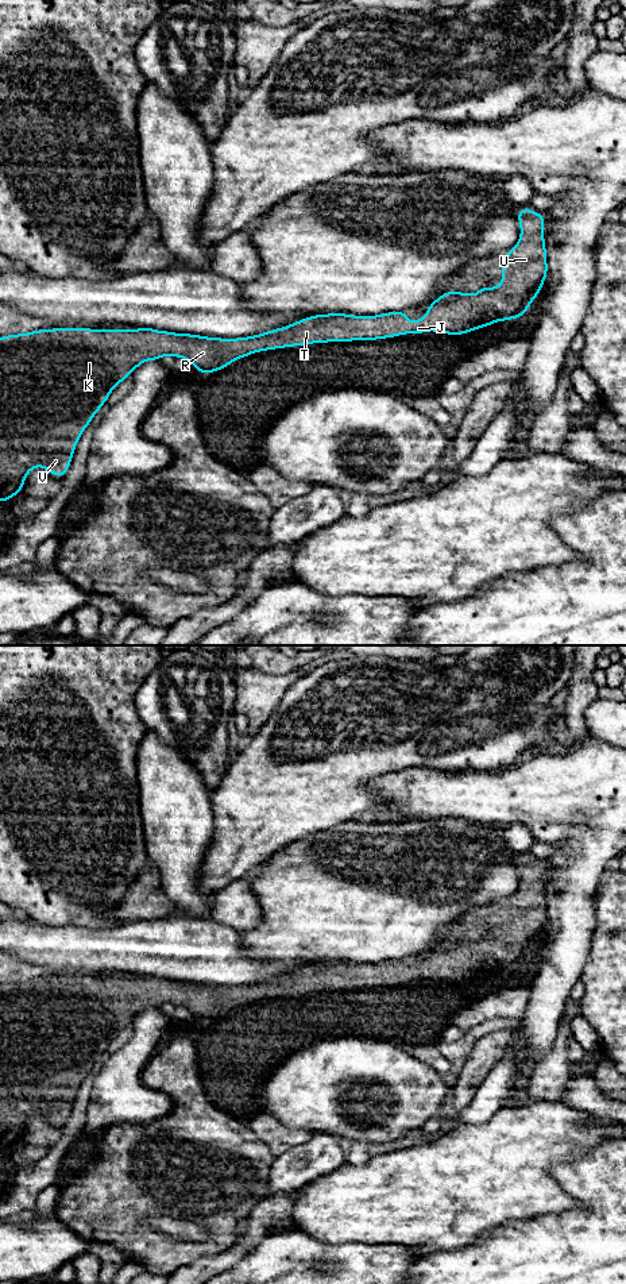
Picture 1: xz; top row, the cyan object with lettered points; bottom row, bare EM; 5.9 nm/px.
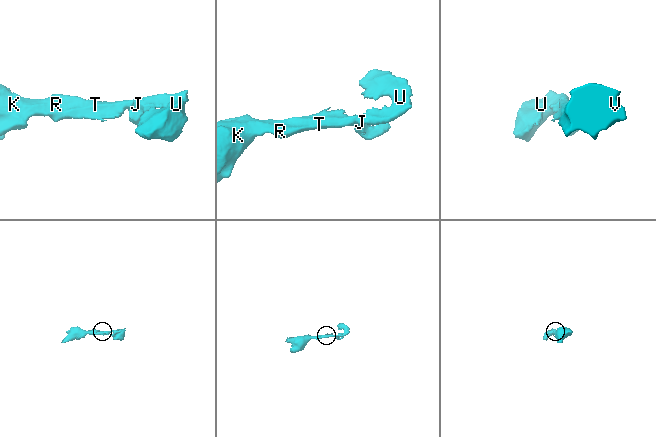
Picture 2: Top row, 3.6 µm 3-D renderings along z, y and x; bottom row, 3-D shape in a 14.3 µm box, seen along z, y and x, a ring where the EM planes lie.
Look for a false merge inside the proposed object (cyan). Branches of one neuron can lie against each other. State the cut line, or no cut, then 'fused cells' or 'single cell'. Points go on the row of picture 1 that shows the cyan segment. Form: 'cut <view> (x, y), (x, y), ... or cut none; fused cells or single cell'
cut none; single cell

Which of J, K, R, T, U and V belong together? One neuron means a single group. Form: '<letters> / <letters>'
J K R T U V

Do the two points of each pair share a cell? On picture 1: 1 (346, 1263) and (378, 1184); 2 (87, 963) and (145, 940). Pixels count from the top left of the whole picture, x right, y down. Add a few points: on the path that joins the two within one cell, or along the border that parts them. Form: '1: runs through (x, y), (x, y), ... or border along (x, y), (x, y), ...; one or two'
1: border along (323, 1240), (327, 1242), (386, 1242); two
2: runs through (101, 951), (130, 948); one

